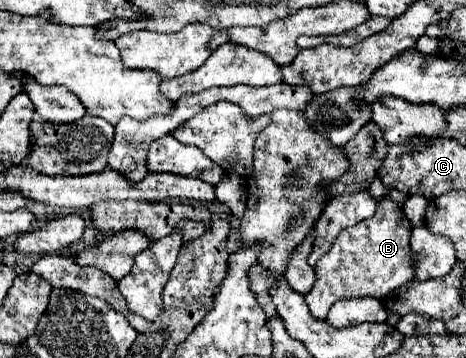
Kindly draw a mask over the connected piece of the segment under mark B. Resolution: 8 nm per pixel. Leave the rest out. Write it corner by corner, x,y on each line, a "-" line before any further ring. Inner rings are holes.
389,197
379,201
373,217
341,231
331,249
317,261
317,281
311,293
305,295
305,301
313,311
313,317
325,319
331,305
339,299
383,299
395,287
413,281
413,255
409,255
409,237
411,225
403,213
403,207
399,207

